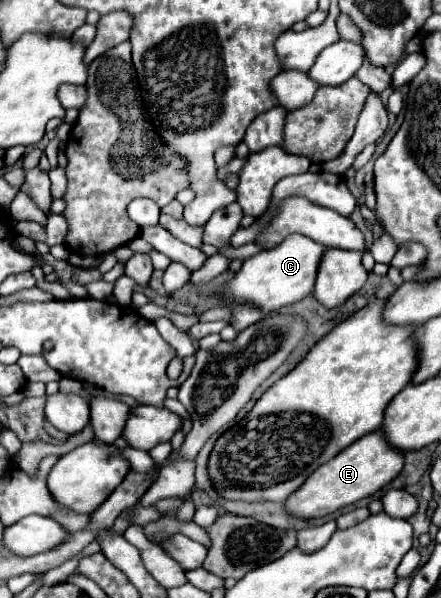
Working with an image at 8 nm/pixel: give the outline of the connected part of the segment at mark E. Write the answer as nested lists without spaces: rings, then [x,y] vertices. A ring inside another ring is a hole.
[[[381,430],[371,432],[357,442],[353,442],[349,448],[339,452],[335,458],[319,466],[285,502],[285,512],[289,512],[297,520],[313,520],[313,518],[325,518],[333,514],[335,510],[349,506],[361,498],[367,498],[381,490],[387,482],[391,482],[403,468],[403,454],[389,448],[383,440]]]

